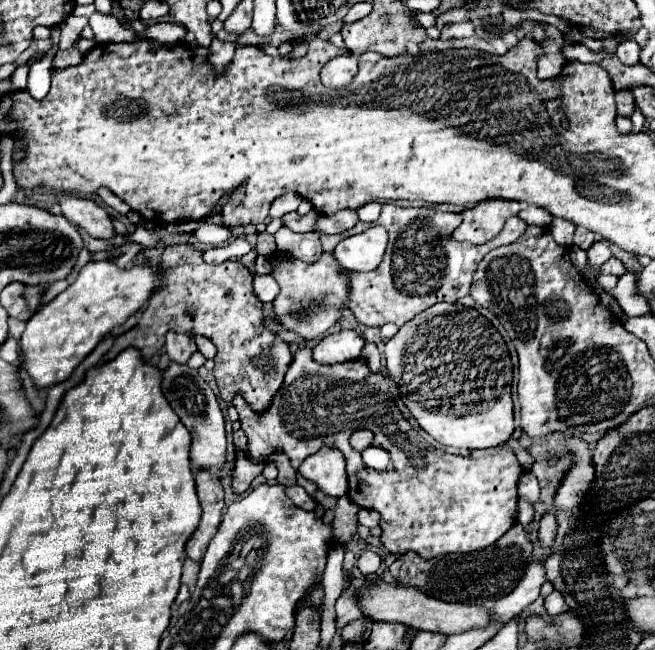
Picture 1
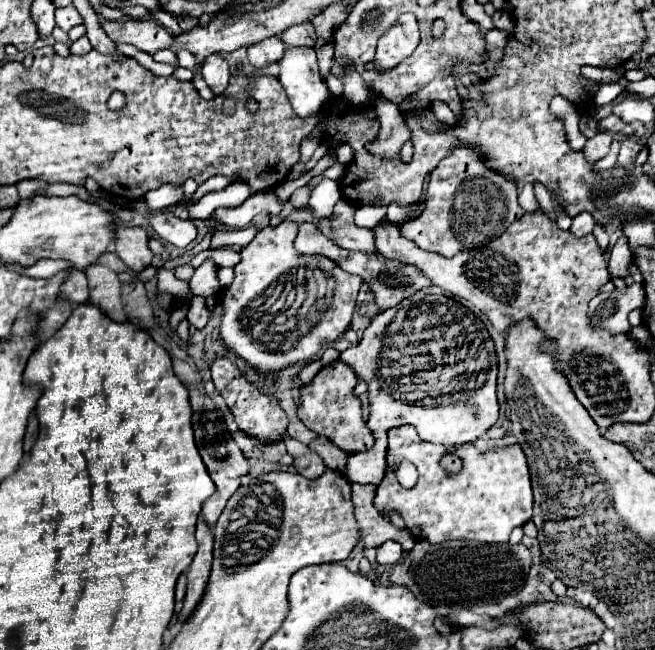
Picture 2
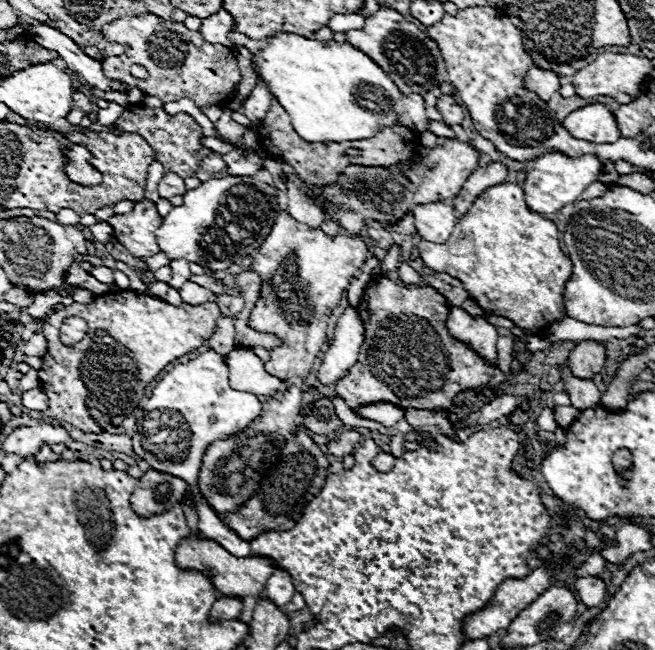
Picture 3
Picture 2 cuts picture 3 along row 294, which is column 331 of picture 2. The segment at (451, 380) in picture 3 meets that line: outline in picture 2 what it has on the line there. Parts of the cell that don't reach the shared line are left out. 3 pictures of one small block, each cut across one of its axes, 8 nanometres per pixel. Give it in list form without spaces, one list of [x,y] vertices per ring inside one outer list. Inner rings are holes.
[[[336,360],[324,366],[312,382],[300,388],[300,400],[302,400],[300,420],[304,422],[304,426],[316,432],[318,436],[326,436],[330,442],[334,442],[340,450],[346,450],[348,454],[368,450],[374,444],[374,436],[362,418],[362,402],[358,396],[354,396],[356,384],[358,384],[356,372],[344,362]]]

